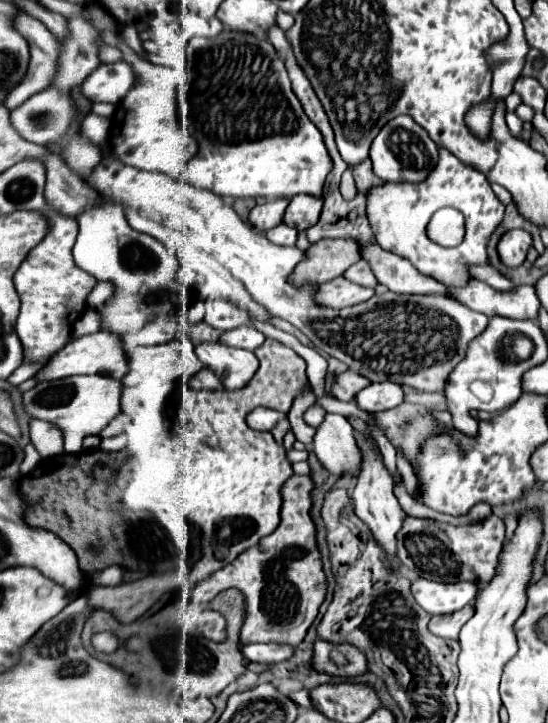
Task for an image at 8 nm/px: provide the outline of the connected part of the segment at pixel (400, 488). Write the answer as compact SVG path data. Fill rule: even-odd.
M401 481L399 485L395 485L395 495L399 497L399 505L401 505L401 509L403 509L407 515L421 517L421 519L433 519L433 521L441 521L441 523L451 523L451 525L461 525L459 517L449 517L449 515L443 515L443 513L437 513L437 511L429 509L429 507L423 505L423 503L415 503L415 501L405 493L403 481Z

